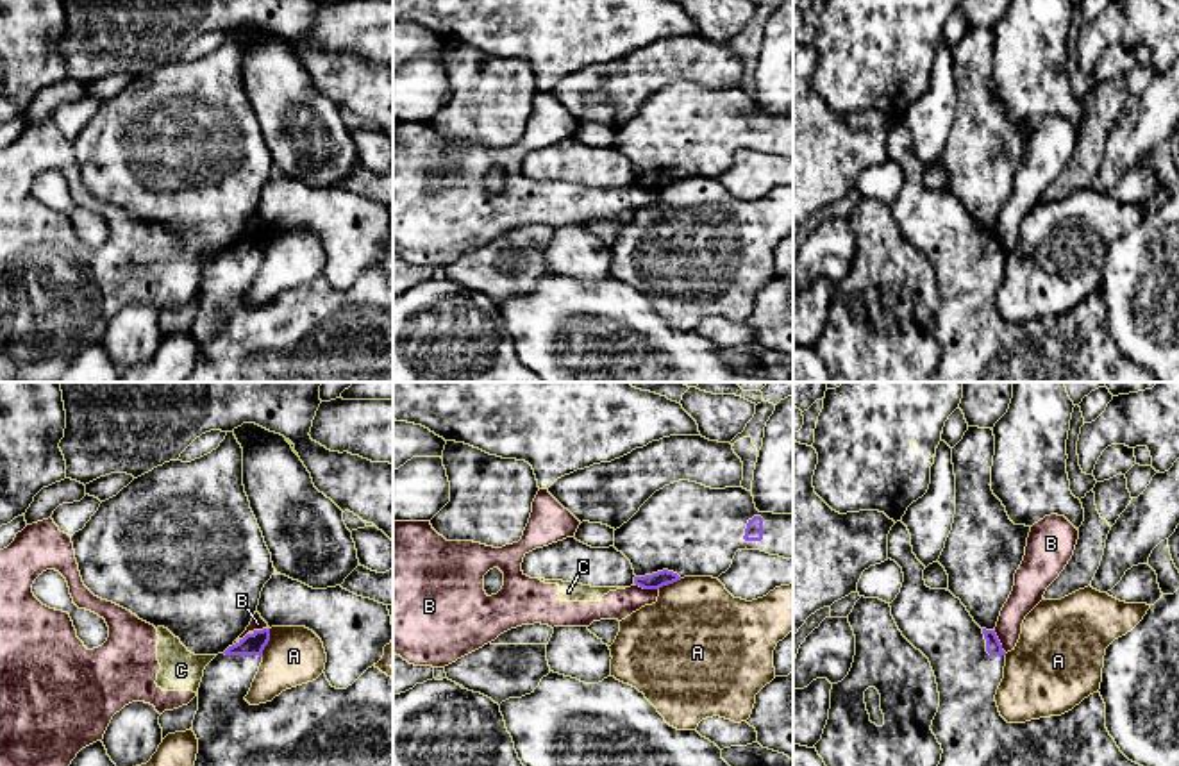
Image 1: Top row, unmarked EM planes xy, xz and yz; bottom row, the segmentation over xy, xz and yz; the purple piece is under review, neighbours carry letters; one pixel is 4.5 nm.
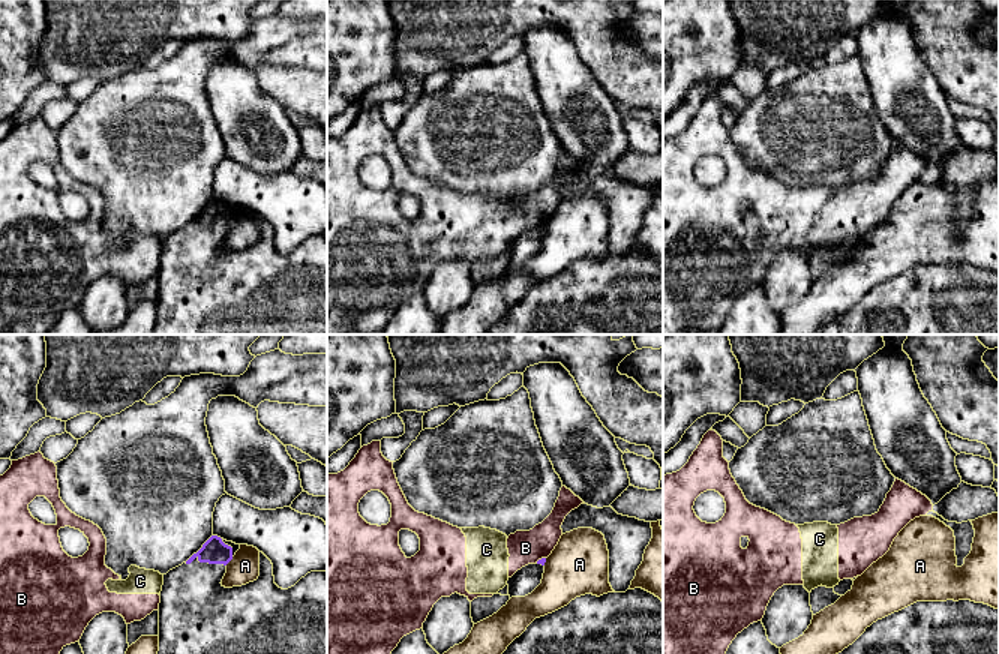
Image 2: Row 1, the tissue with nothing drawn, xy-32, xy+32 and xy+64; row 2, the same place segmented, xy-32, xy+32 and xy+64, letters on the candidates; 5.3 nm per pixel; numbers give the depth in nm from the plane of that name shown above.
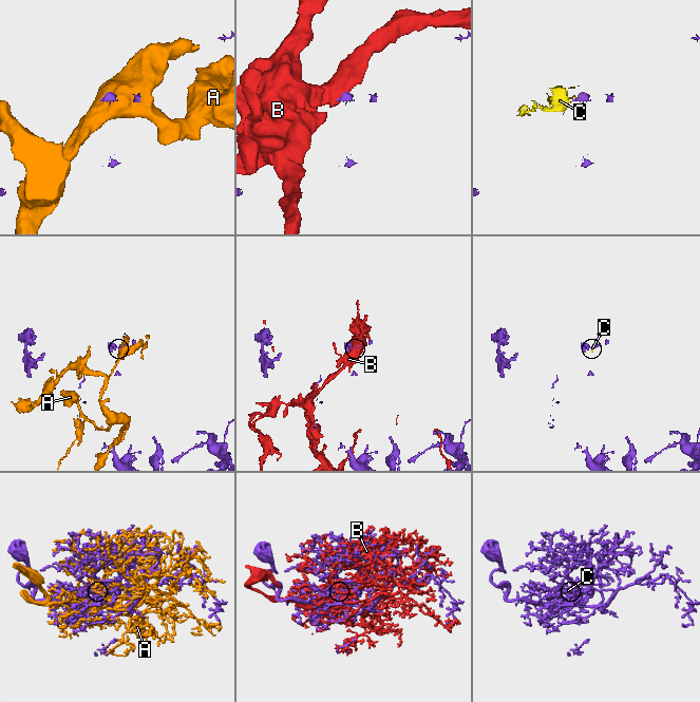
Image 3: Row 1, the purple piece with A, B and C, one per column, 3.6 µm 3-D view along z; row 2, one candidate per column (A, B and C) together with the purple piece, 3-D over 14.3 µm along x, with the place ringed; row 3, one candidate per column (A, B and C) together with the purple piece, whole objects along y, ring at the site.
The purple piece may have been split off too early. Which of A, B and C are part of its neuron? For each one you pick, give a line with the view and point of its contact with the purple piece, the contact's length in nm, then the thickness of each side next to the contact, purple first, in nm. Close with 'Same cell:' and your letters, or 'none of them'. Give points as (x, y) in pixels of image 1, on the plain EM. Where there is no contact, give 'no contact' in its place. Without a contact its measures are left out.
Same cell: none of them

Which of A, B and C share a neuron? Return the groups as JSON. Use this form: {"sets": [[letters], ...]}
{"sets": [["A"], ["B", "C"]]}

